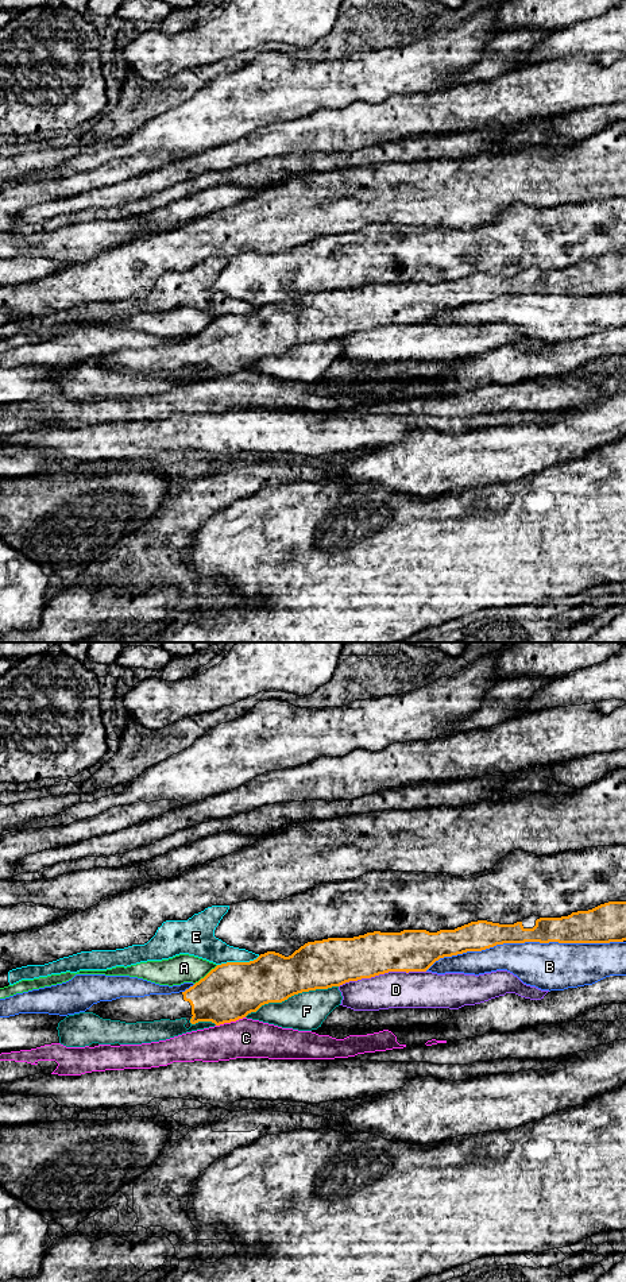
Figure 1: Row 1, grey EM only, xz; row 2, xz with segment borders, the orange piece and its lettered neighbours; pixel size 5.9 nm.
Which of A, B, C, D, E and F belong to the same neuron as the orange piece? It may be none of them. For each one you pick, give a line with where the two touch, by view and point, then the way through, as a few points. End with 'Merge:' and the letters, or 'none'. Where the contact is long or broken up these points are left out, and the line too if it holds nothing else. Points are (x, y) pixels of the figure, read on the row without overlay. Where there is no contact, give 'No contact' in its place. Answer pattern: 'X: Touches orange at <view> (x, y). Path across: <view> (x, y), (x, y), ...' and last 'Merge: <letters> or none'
Merge: none

